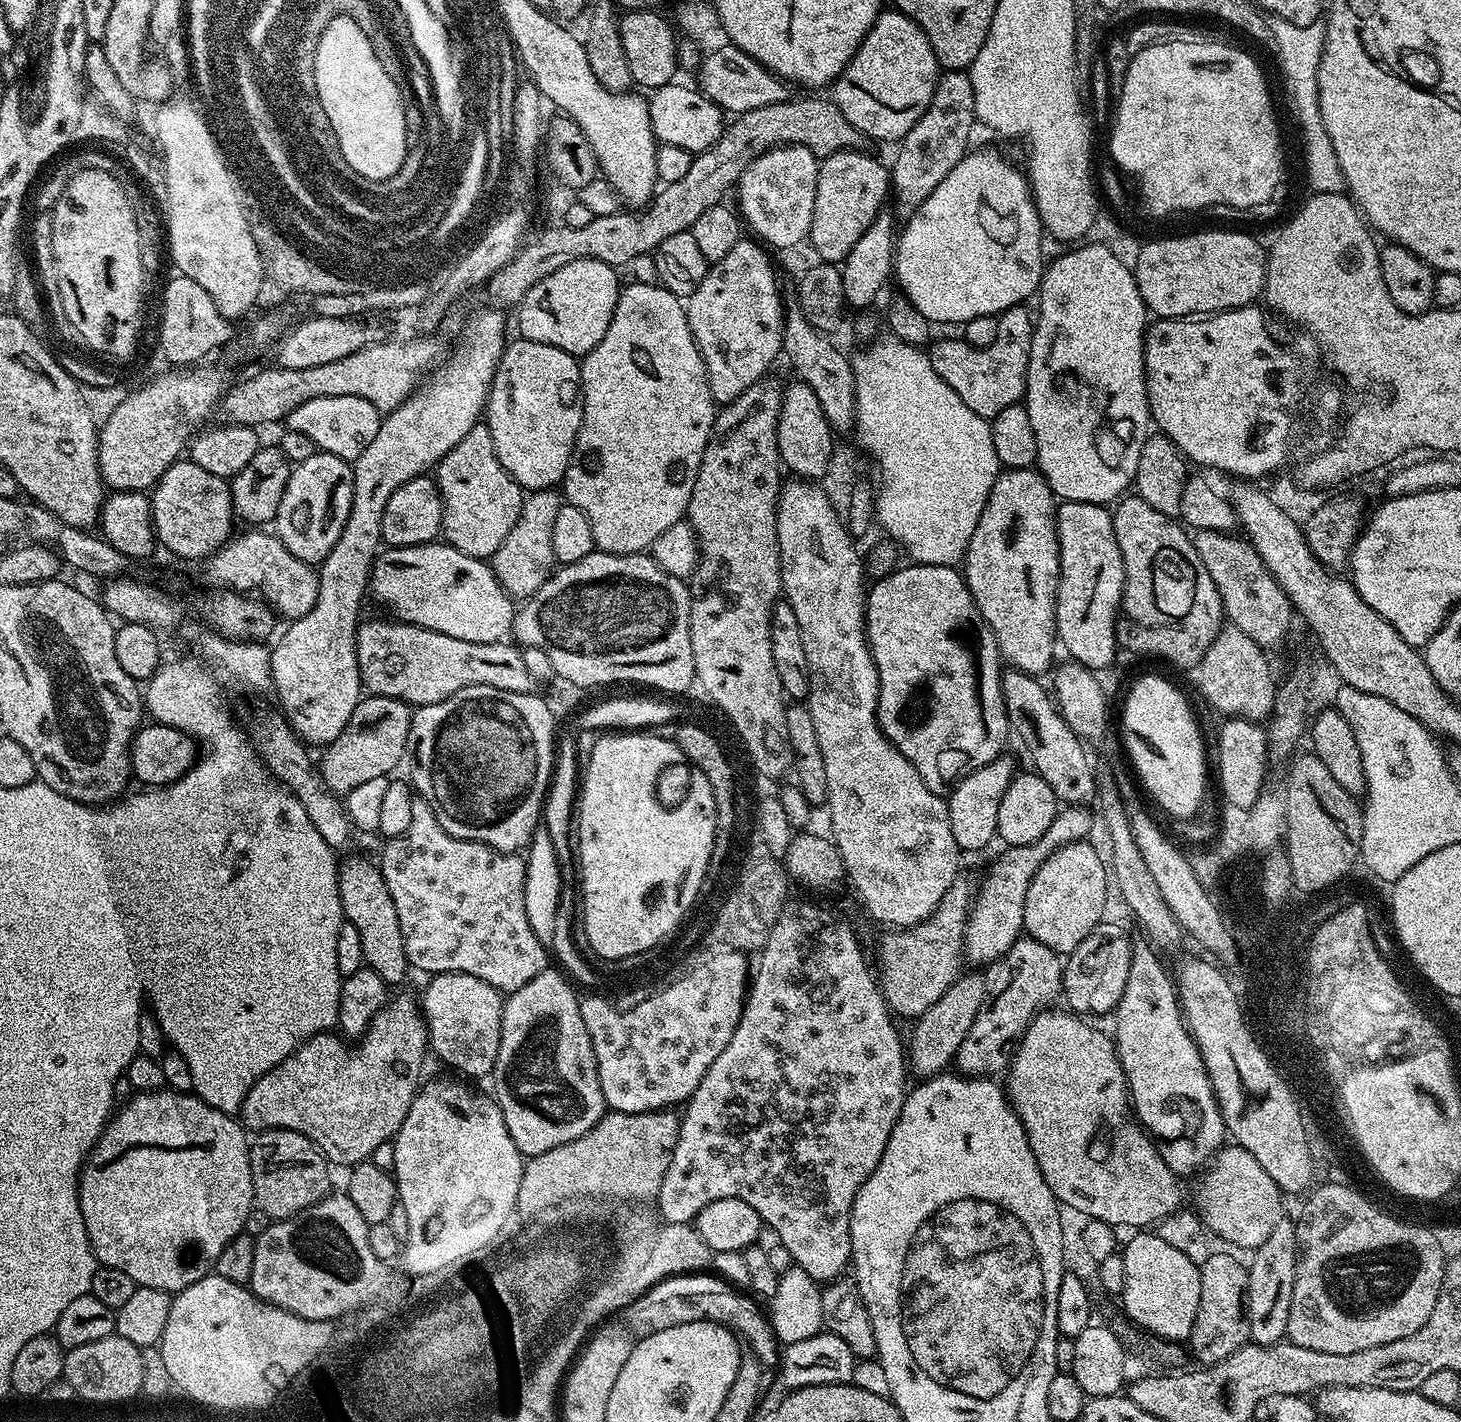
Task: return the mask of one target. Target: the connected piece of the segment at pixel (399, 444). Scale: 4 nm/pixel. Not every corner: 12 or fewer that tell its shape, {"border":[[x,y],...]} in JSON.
{"border":[[505,313],[381,419],[318,598],[271,645],[271,691],[305,745],[362,698],[356,630],[390,494],[485,411]]}

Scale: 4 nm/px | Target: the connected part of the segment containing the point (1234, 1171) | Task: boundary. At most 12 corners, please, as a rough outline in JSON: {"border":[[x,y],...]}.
{"border":[[1232,1142],[1203,1169],[1198,1215],[1254,1250],[1282,1219],[1279,1186]]}

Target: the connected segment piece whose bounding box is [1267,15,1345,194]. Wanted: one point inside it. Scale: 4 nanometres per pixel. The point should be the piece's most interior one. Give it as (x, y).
(1299, 49)

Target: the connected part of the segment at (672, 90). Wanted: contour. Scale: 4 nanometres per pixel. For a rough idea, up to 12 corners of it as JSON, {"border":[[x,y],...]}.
{"border":[[673,82],[648,100],[660,144],[706,150],[726,113],[699,87]]}

